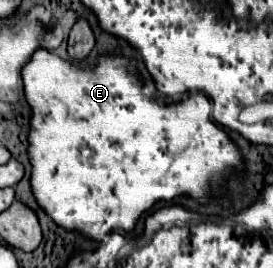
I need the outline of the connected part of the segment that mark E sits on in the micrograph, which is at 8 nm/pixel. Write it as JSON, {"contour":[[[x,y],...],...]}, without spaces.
{"contour":[[[37,49],[35,55],[31,57],[31,61],[23,67],[23,83],[25,83],[25,97],[33,109],[33,117],[31,117],[31,131],[29,131],[29,157],[31,157],[31,165],[33,165],[33,173],[31,173],[31,187],[35,193],[35,199],[39,201],[39,205],[45,209],[45,213],[61,227],[65,229],[75,229],[81,231],[85,235],[89,235],[95,241],[103,241],[105,235],[109,235],[115,229],[121,231],[131,231],[135,227],[135,221],[141,217],[141,213],[149,211],[157,201],[171,201],[179,195],[191,195],[193,199],[197,199],[199,203],[207,203],[207,197],[215,191],[215,187],[219,185],[221,177],[227,177],[235,167],[241,167],[241,155],[239,149],[235,147],[235,143],[225,135],[223,129],[219,129],[213,119],[211,119],[211,103],[205,95],[191,95],[189,99],[181,101],[181,103],[171,103],[171,105],[161,105],[153,99],[149,99],[143,89],[141,83],[137,81],[137,73],[135,73],[135,65],[125,59],[125,57],[101,57],[99,65],[89,69],[89,67],[81,67],[77,63],[65,61],[45,49]]]}

